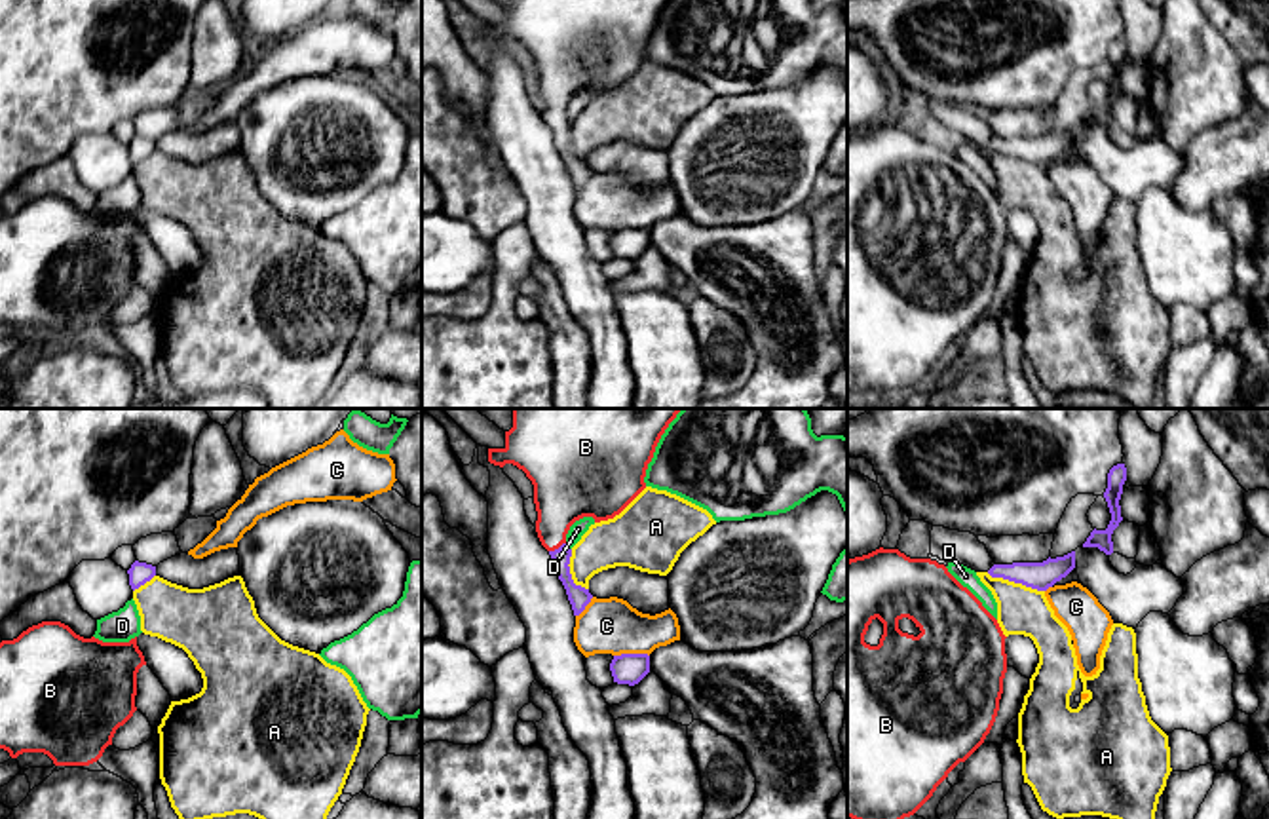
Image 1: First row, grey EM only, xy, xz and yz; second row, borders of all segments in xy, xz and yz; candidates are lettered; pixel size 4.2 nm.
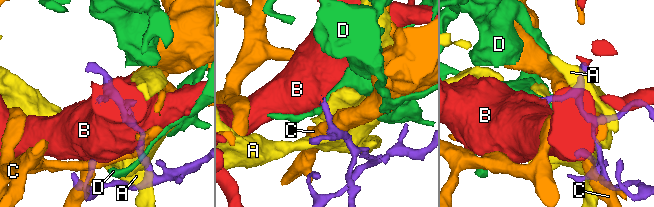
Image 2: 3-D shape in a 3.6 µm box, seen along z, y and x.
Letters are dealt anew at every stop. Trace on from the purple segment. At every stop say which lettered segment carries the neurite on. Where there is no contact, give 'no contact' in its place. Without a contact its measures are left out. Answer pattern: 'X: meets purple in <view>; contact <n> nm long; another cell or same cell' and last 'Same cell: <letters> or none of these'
A: meets purple in yz; contact 260 nm long; another cell
B: meets purple in xz; contact 80 nm long; same cell
C: meets purple in xz; contact 150 nm long; another cell
D: meets purple in xz; contact 40 nm long; another cell
Same cell: B

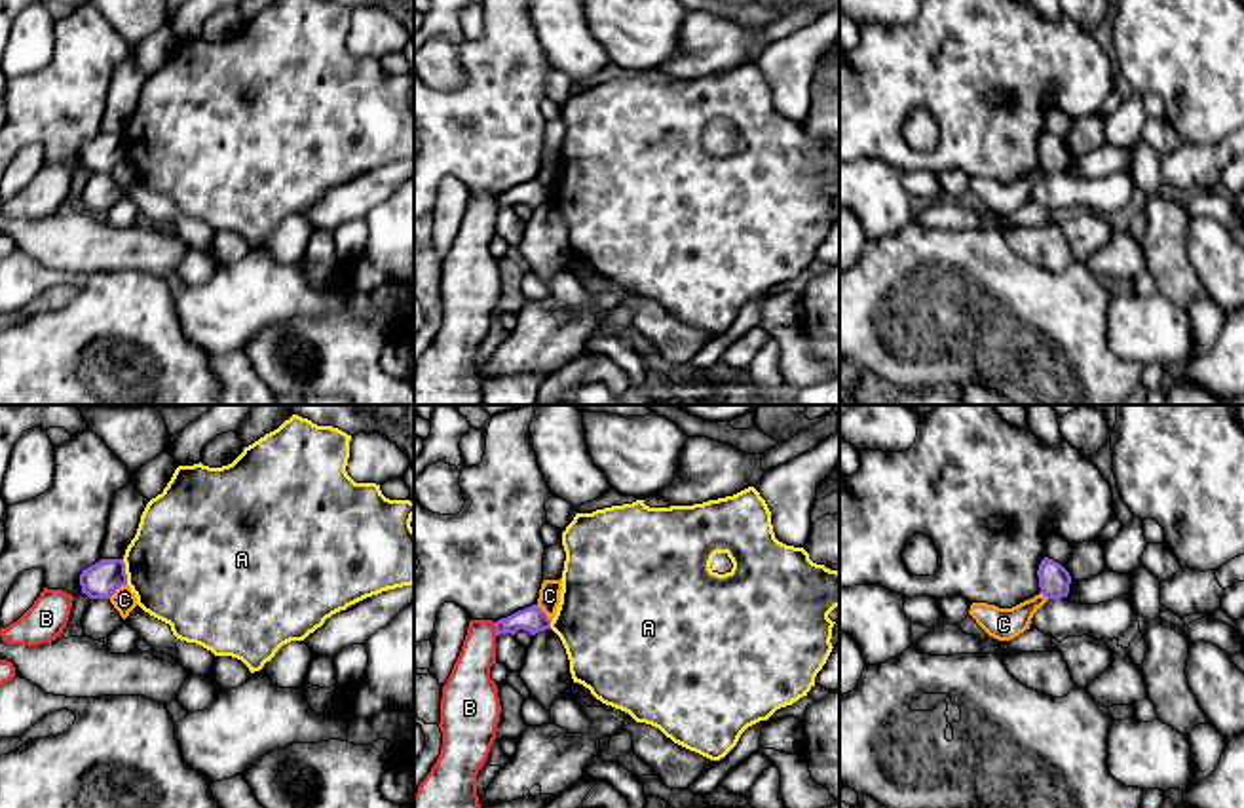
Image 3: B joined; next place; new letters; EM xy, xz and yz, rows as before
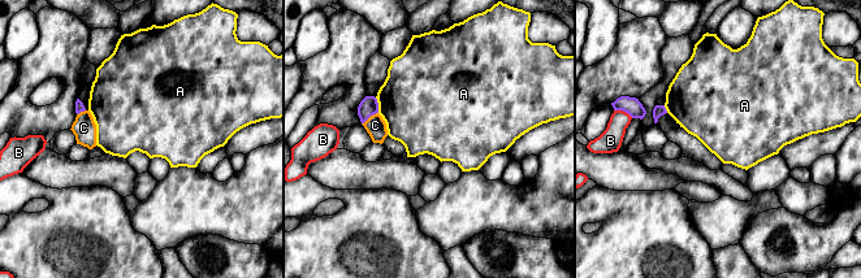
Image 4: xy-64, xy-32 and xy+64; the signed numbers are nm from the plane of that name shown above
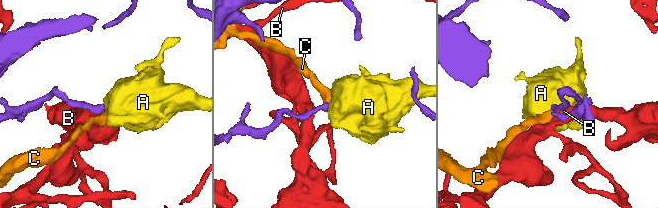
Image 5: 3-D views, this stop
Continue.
A: meets purple in xy; contact 110 nm long; another cell
B: meets purple in xz; contact 60 nm long; another cell
C: meets purple in xy; contact 100 nm long; another cell
Same cell: none of these

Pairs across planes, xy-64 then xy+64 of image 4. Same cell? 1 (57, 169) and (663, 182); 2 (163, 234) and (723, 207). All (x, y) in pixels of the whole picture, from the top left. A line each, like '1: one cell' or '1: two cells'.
1: one cell
2: one cell

